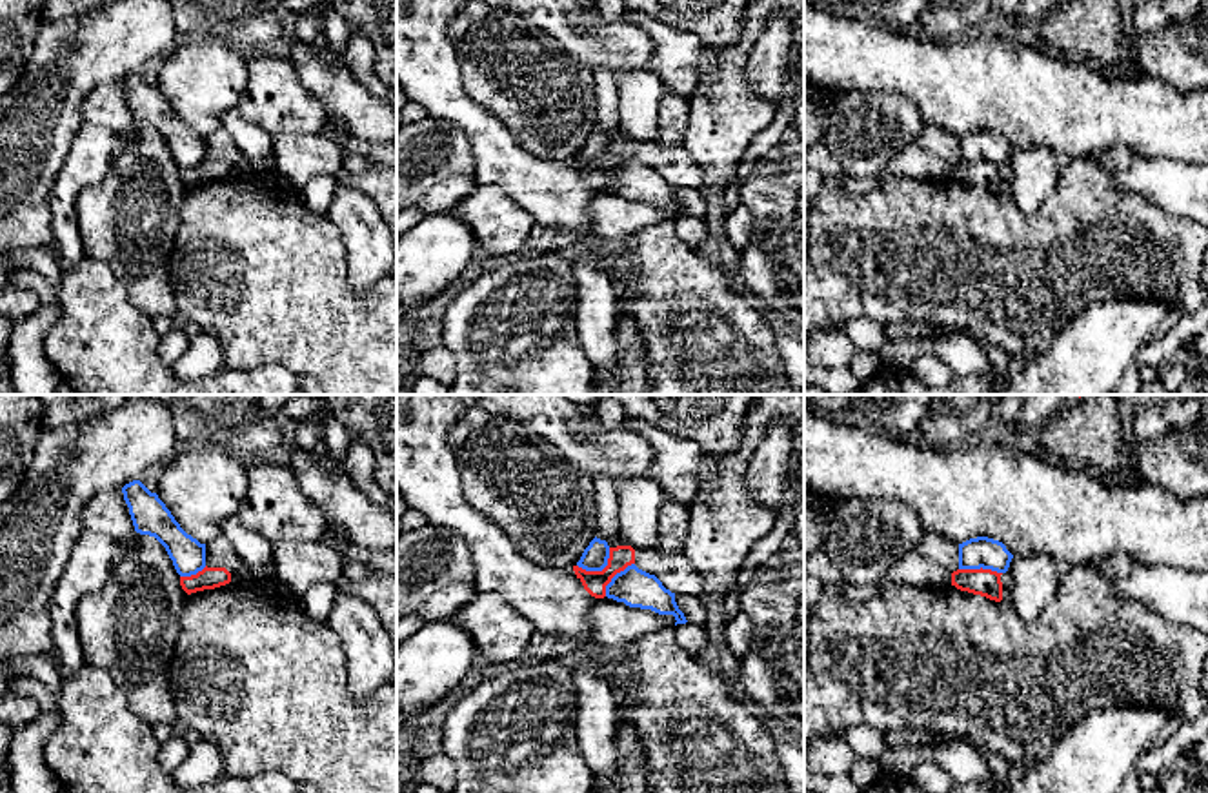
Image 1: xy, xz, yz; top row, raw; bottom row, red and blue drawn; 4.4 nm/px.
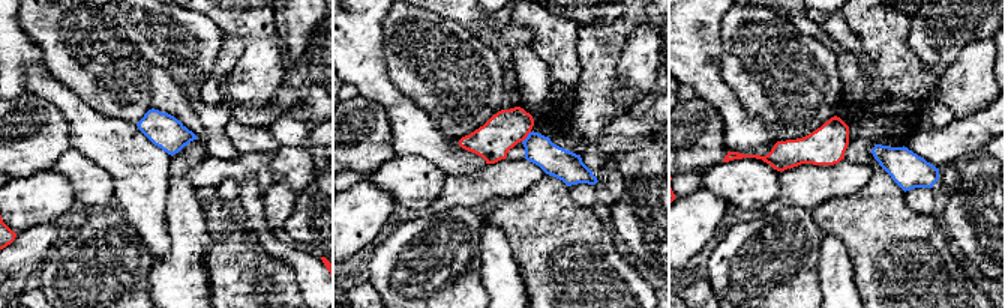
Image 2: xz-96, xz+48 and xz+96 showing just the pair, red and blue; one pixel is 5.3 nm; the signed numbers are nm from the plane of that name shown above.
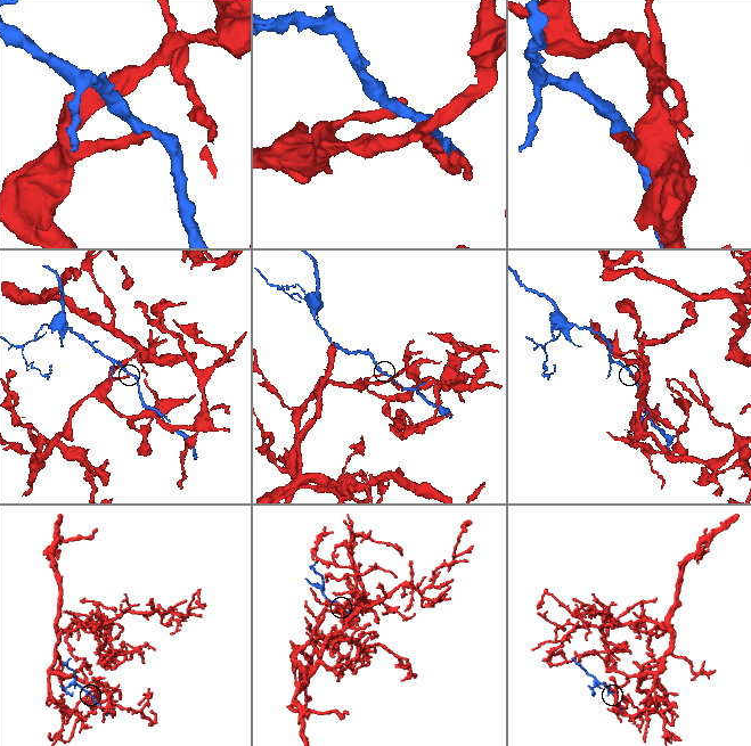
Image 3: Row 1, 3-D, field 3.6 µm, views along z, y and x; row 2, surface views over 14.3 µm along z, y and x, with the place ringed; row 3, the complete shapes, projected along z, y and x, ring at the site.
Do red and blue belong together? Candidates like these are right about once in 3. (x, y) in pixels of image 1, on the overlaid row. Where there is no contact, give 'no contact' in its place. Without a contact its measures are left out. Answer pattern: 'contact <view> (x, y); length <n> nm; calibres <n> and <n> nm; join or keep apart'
contact xz (599, 572); length 170 nm; calibres 100 and 110 nm; keep apart

